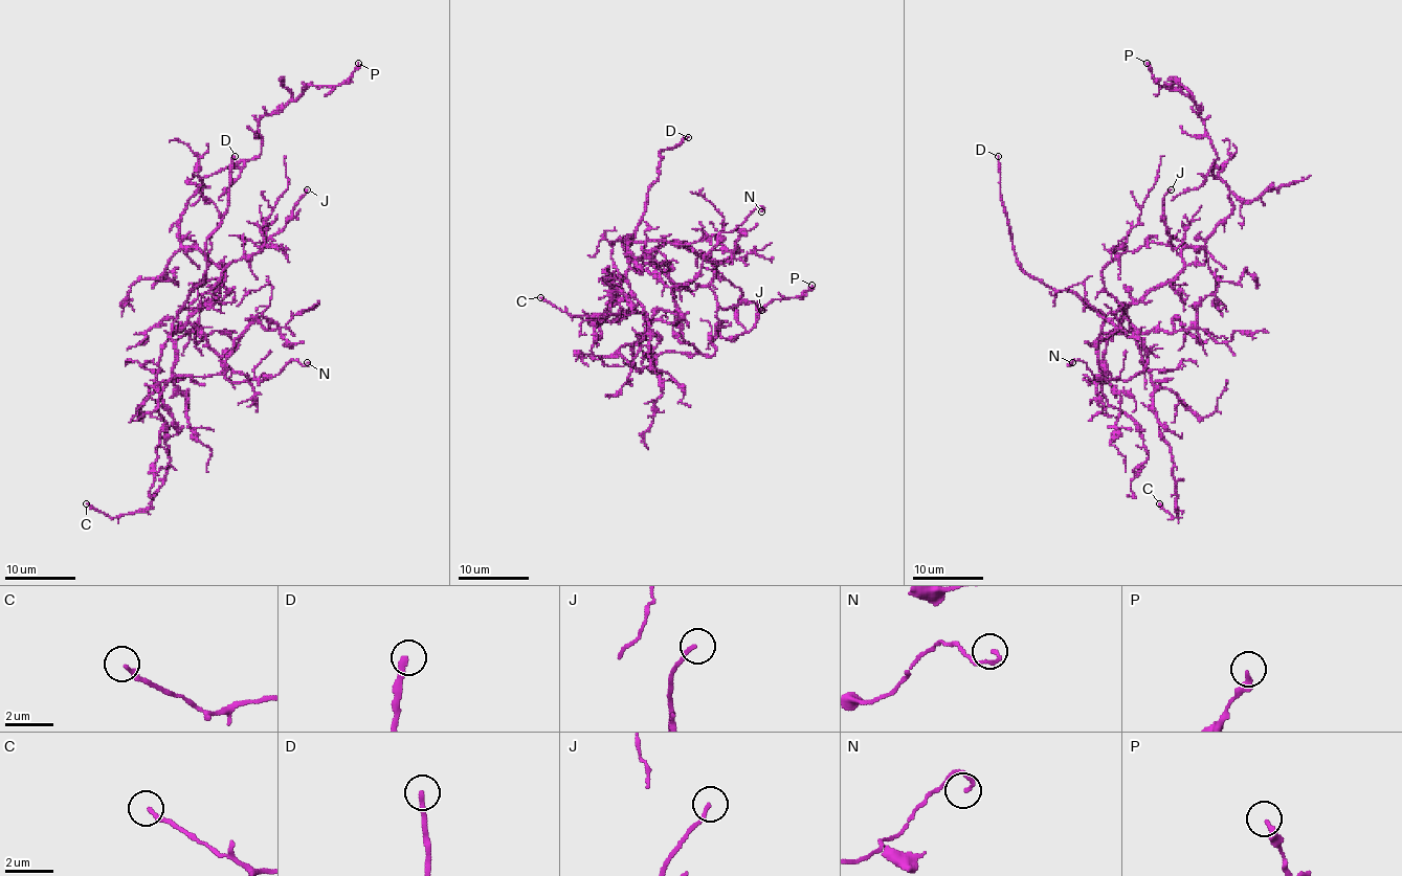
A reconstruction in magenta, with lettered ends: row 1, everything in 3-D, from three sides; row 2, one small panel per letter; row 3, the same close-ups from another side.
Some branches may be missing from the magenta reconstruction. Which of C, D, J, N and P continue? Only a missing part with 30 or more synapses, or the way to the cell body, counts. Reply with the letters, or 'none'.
D

